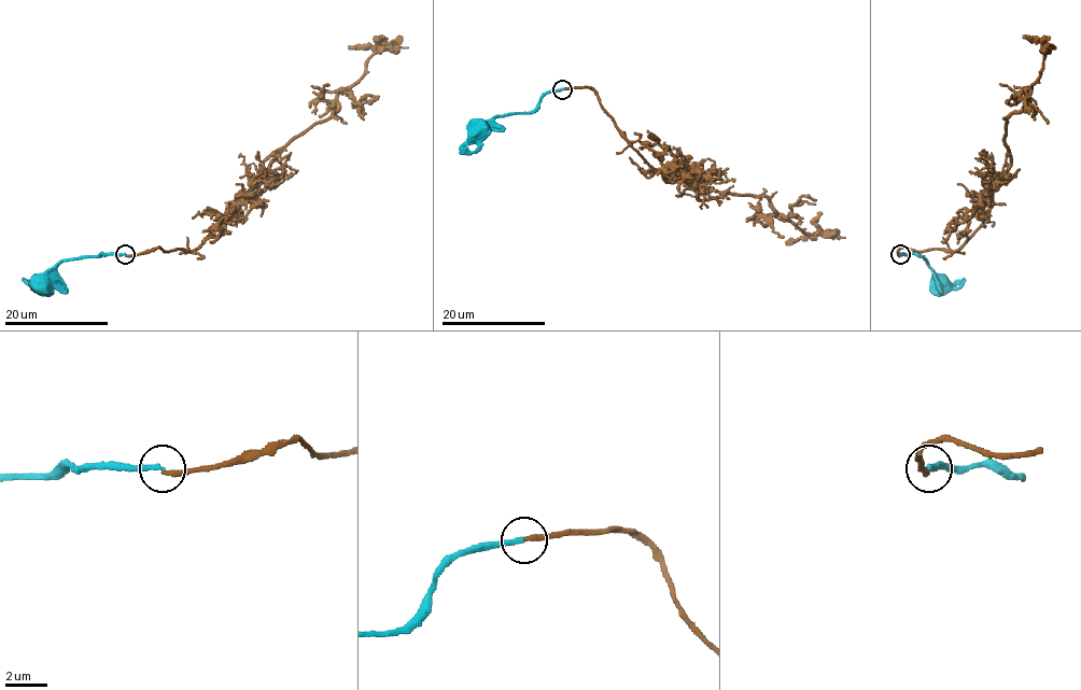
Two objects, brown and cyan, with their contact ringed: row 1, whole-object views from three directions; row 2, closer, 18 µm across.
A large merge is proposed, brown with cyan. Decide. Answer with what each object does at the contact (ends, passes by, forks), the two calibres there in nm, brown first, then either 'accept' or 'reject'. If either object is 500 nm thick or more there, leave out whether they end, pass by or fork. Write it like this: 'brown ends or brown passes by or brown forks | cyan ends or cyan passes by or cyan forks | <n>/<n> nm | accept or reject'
brown ends | cyan ends | 260/240 nm | reject

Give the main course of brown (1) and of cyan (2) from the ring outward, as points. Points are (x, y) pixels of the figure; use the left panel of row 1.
1: (126, 255), (194, 250), (263, 164), (327, 120), (384, 37)
2: (126, 254), (60, 261), (39, 284)

